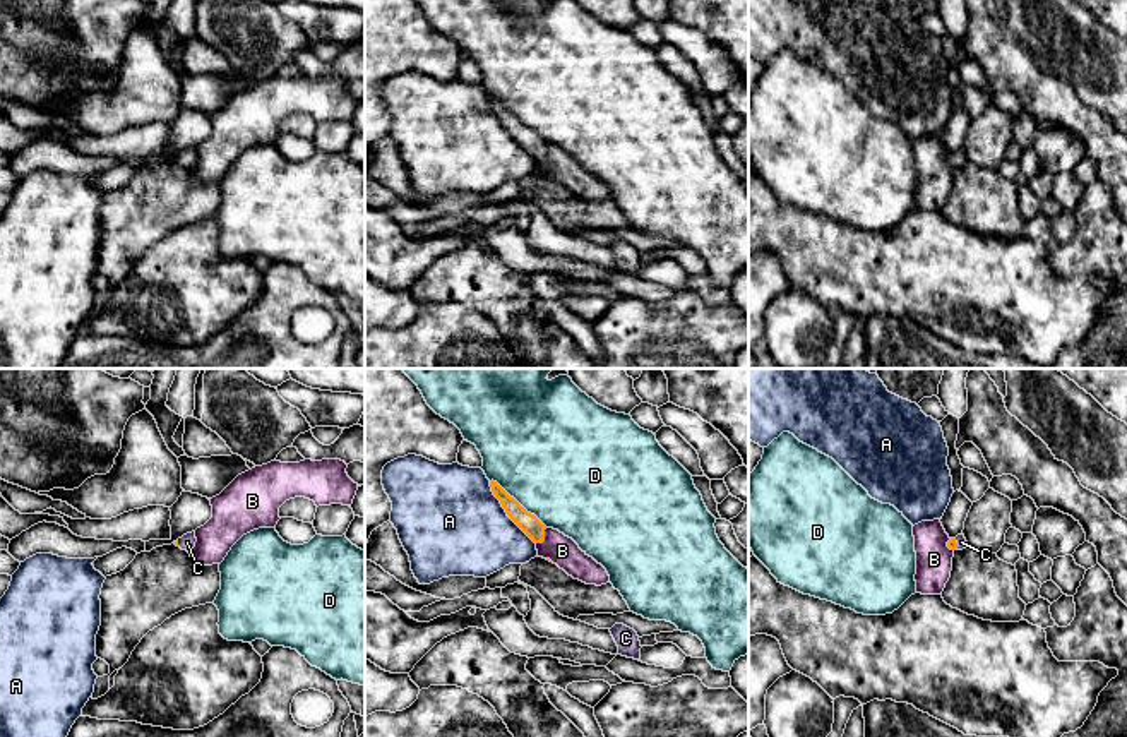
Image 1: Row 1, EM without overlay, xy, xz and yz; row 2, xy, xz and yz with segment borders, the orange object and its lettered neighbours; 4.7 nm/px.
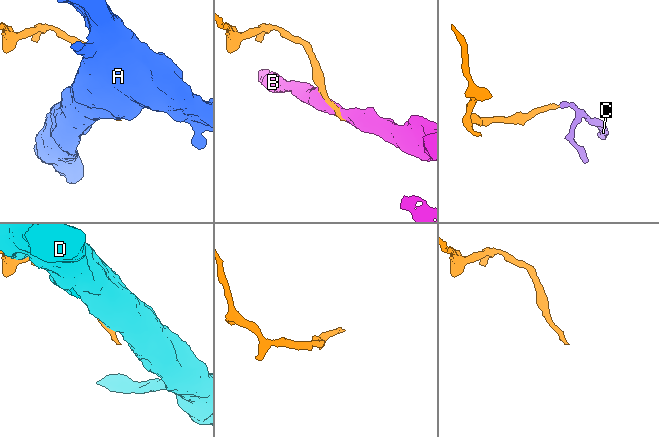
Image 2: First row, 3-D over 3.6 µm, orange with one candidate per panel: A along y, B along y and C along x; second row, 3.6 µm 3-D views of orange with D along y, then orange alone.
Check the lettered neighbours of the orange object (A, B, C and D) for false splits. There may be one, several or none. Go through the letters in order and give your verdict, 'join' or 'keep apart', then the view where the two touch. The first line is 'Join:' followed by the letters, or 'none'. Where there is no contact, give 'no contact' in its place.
Join: C
A: keep apart; meets orange in xz
B: keep apart; meets orange in xz
C: join; meets orange in yz
D: keep apart; meets orange in xz

